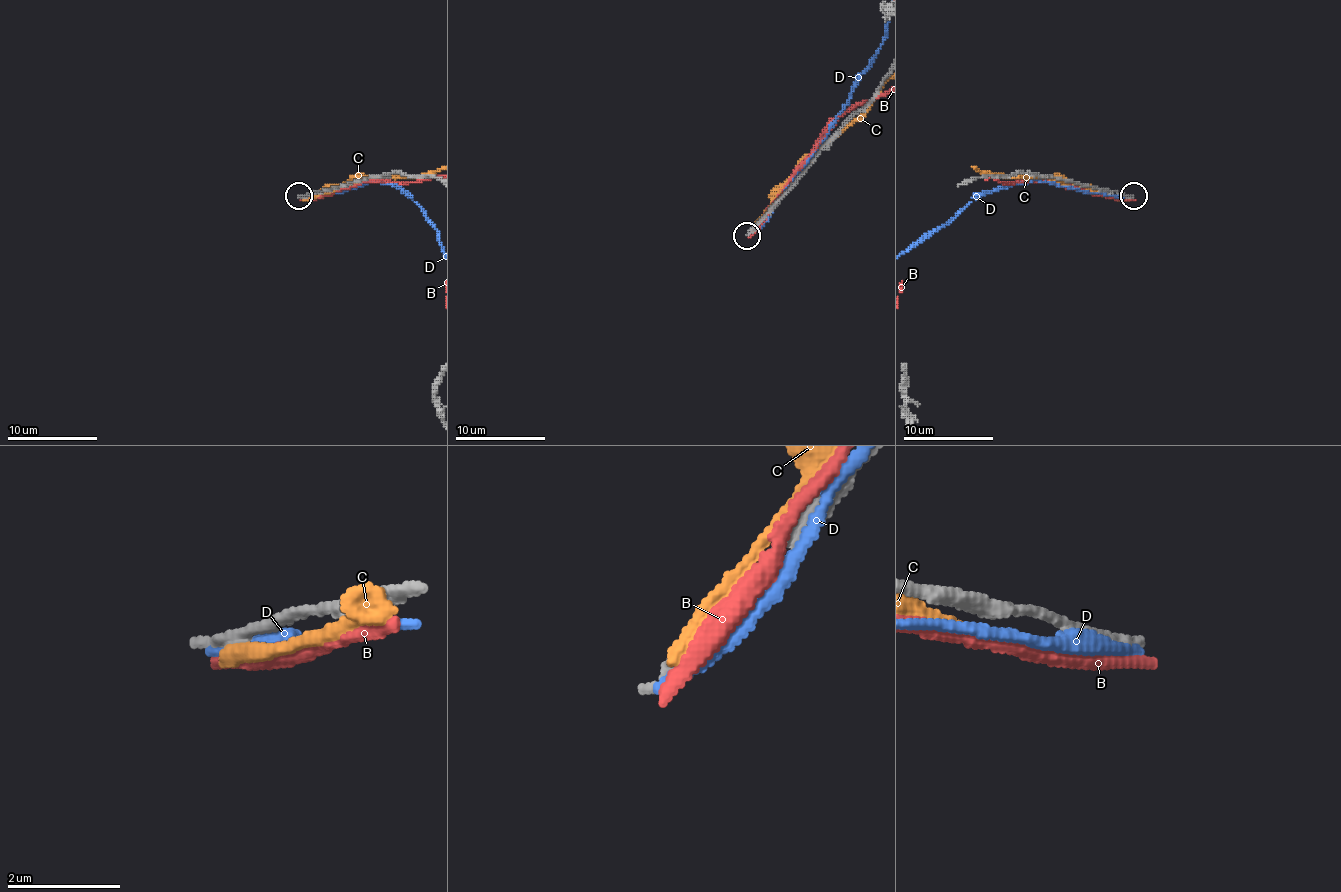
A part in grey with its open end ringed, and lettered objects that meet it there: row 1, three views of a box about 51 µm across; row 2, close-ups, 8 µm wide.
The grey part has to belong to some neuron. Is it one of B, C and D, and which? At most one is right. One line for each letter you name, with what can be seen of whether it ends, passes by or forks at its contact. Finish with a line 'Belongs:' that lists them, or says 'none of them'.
Belongs: none of them

